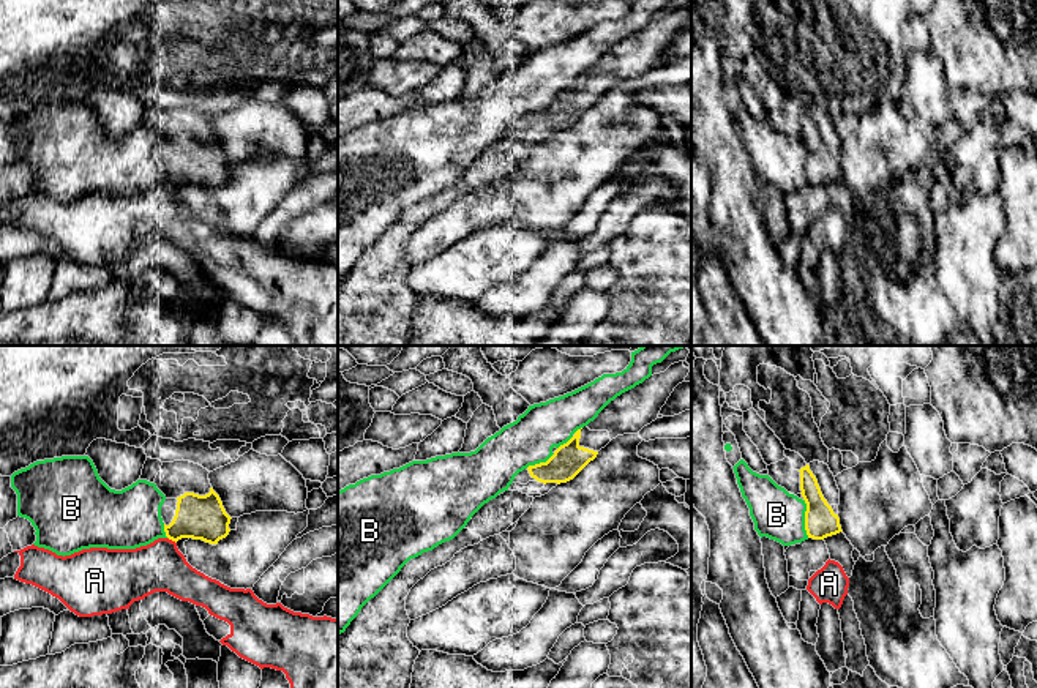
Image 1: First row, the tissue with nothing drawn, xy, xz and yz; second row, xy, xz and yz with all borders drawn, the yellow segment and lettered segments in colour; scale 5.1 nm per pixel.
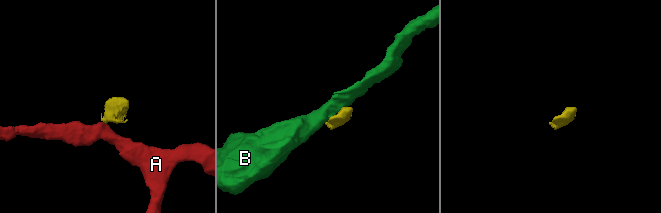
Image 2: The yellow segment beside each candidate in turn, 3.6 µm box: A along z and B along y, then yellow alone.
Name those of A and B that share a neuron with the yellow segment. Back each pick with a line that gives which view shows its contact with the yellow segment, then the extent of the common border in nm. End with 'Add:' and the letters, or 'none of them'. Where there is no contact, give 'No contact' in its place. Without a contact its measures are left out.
Add: none of them

